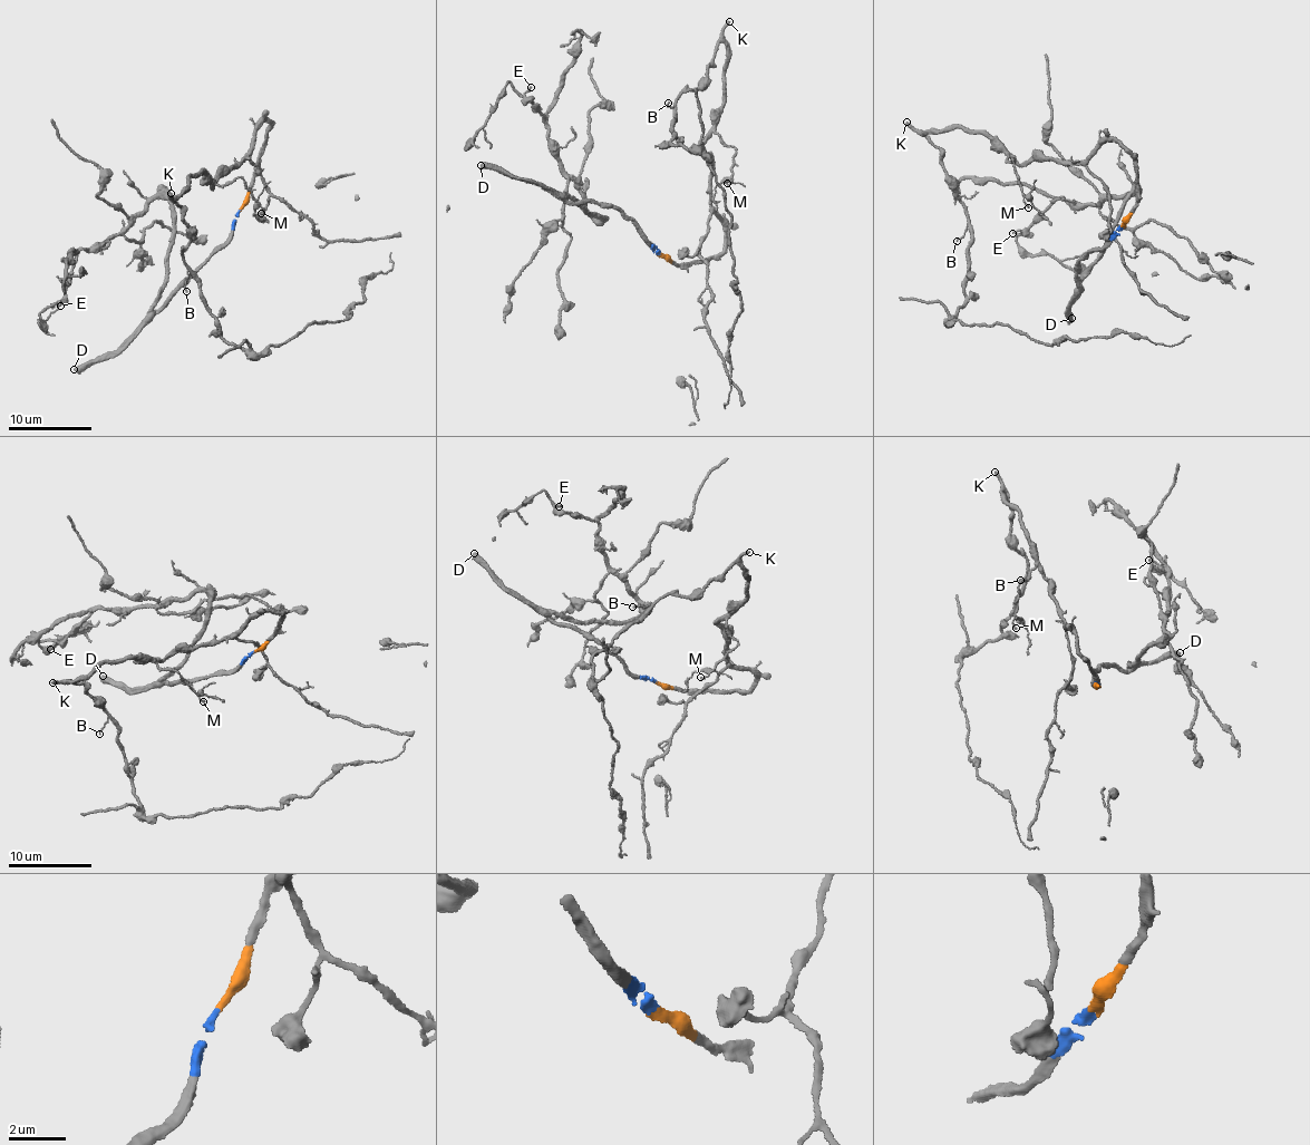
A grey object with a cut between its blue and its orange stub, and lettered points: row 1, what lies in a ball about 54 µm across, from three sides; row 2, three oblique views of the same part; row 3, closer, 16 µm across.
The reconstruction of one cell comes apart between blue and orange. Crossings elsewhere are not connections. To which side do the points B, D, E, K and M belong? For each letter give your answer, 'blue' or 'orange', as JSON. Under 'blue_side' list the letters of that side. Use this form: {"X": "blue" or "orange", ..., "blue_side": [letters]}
{"B": "orange", "D": "blue", "E": "blue", "K": "orange", "M": "orange", "blue_side": ["D", "E"]}

